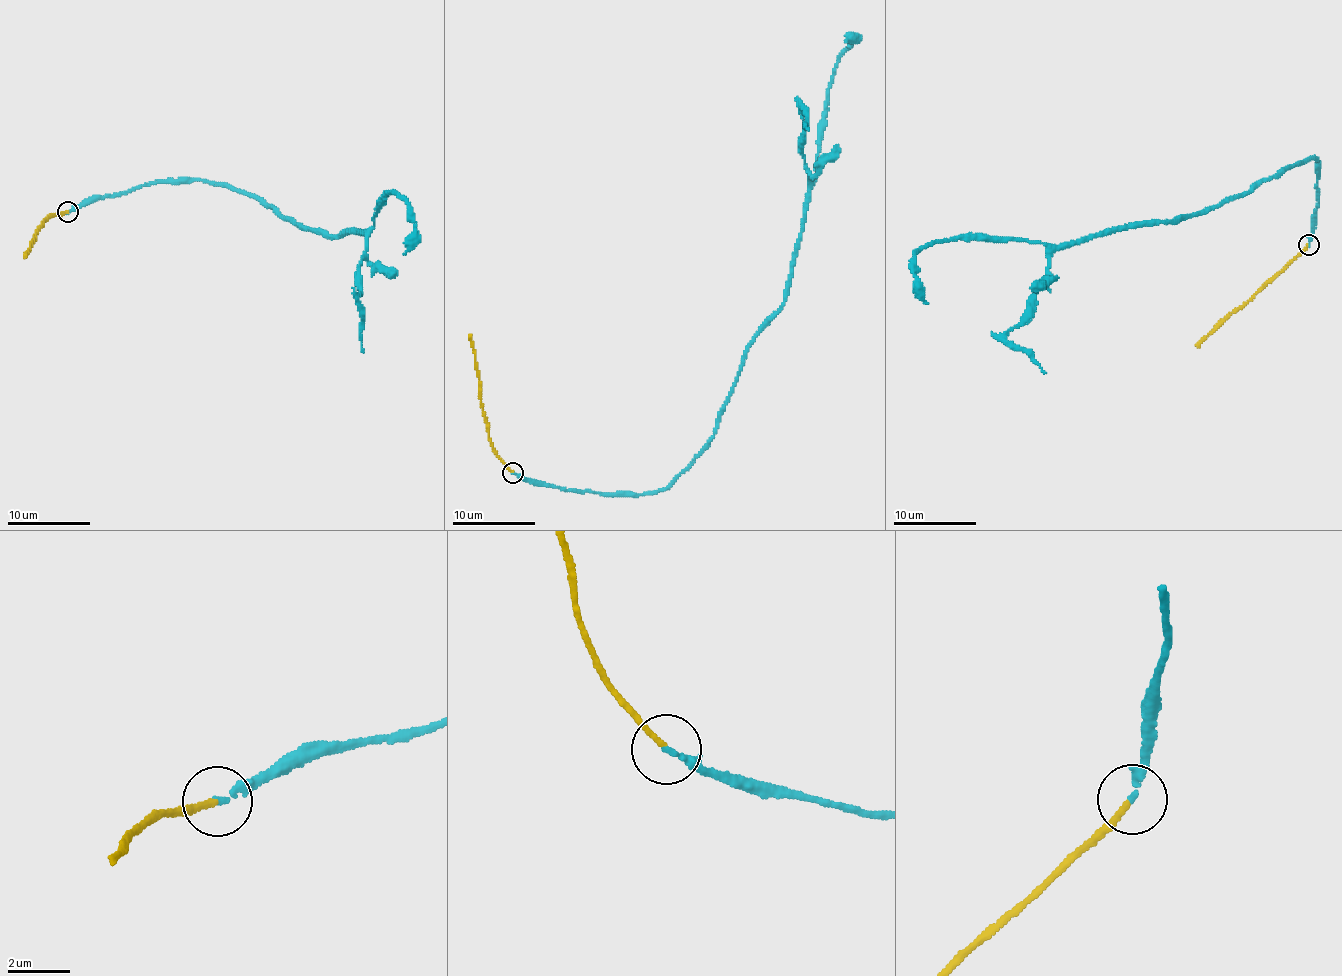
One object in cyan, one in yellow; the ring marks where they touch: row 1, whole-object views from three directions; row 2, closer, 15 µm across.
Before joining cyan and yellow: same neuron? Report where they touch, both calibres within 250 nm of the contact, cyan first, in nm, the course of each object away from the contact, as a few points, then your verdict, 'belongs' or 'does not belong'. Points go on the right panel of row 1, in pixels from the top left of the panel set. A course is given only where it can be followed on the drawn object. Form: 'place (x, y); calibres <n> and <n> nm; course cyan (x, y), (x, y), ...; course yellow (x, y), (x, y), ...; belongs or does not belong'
place (1308, 244); calibres 180 and 180 nm; course cyan (1309, 244), (1314, 155), (1160, 222), (1058, 245), (931, 242), (915, 254), (913, 273), (928, 303); course yellow (1307, 244), (1195, 345); belongs

